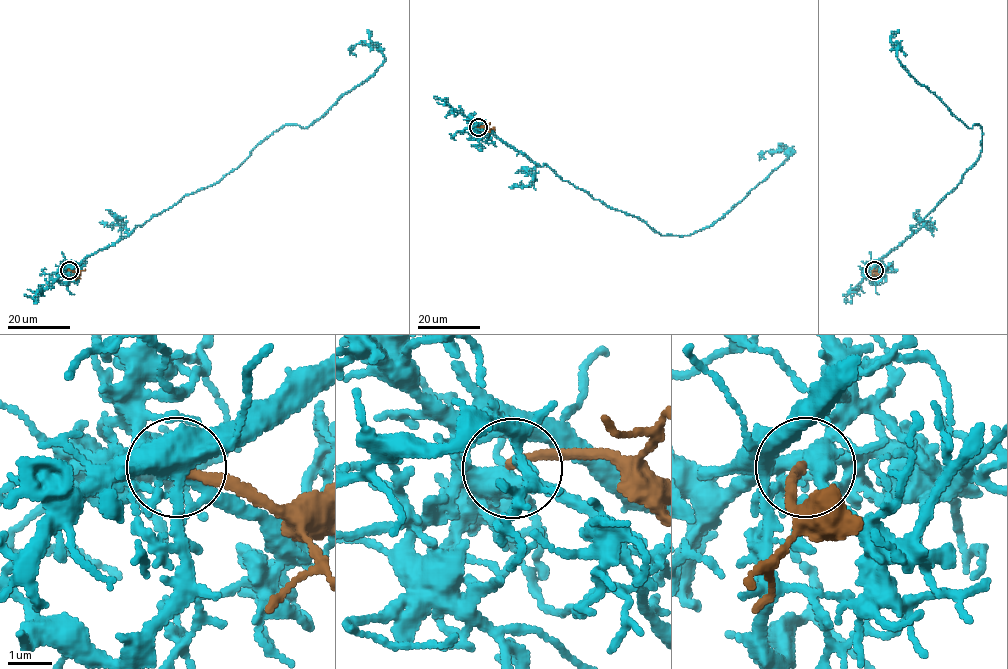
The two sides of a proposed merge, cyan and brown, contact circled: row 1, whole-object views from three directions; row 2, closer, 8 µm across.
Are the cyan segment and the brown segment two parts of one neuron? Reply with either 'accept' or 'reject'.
accept

